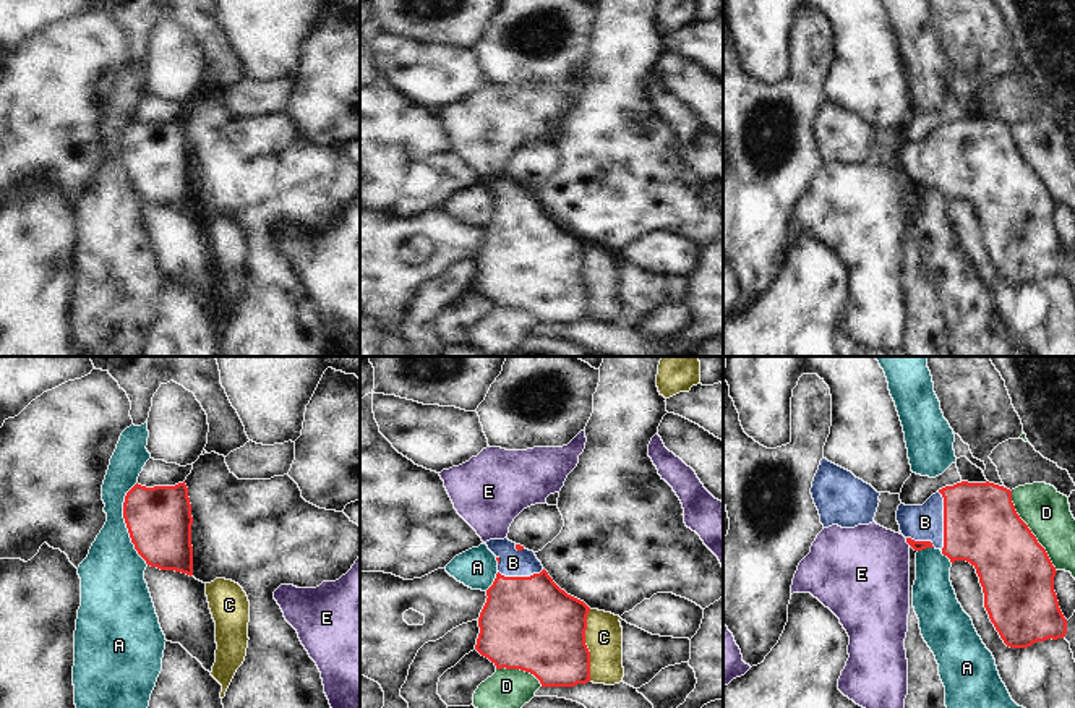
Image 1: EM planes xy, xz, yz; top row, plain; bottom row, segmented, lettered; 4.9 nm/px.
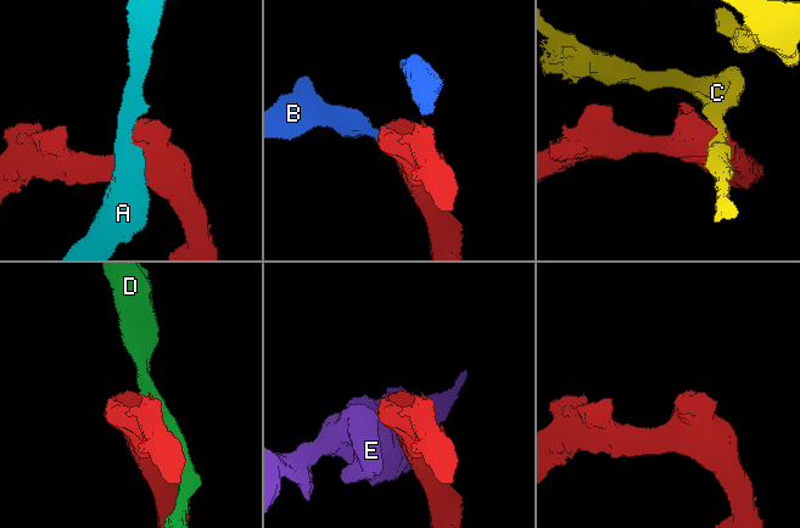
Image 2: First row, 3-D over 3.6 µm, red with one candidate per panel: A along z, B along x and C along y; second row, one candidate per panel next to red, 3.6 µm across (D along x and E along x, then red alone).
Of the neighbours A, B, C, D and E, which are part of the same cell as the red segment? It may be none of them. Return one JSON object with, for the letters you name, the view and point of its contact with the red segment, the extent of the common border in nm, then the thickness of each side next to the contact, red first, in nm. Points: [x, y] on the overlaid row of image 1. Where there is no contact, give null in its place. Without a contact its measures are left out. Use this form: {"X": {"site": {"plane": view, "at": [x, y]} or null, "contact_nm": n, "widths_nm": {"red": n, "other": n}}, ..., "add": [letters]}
{"B": {"site": {"plane": "yz", "at": [944, 520]}, "contact_nm": 300, "widths_nm": {"red": 380, "other": 180}}, "add": ["B"]}

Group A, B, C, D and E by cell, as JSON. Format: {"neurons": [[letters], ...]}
{"neurons": [["A"], ["B"], ["C"], ["D"], ["E"]]}

